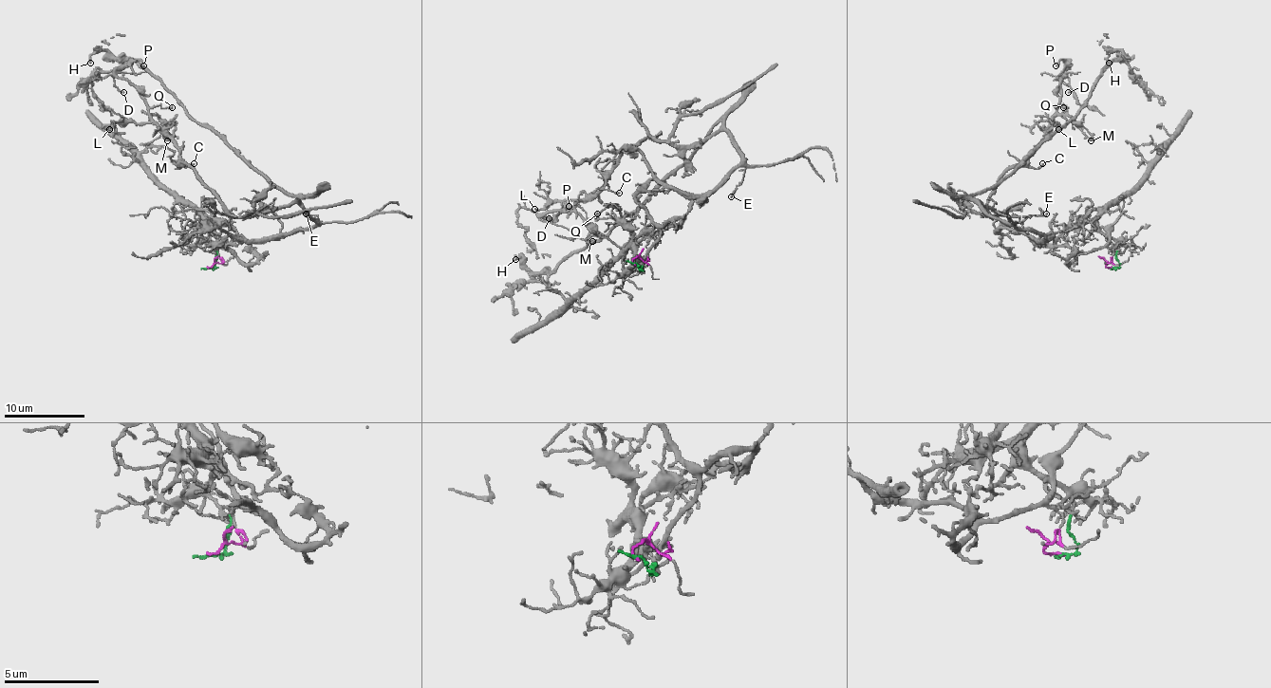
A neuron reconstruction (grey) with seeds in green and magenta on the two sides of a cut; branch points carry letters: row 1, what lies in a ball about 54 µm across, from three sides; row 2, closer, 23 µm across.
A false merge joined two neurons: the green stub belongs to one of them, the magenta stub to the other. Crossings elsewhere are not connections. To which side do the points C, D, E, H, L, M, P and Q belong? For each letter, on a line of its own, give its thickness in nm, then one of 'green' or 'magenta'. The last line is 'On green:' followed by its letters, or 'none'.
C: 130 nm | magenta
D: 100 nm | magenta
E: 100 nm | magenta
H: 190 nm | magenta
L: 150 nm | magenta
M: 190 nm | magenta
P: 150 nm | magenta
Q: 130 nm | magenta
On green: none

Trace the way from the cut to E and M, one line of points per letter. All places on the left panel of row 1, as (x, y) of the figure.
E: (209, 268), (220, 259), (218, 248), (234, 253), (211, 246), (285, 237), (317, 225), (317, 215), (305, 213)
M: (209, 268), (218, 248), (234, 253), (211, 246), (315, 225), (291, 203), (233, 215), (150, 115), (166, 140)

